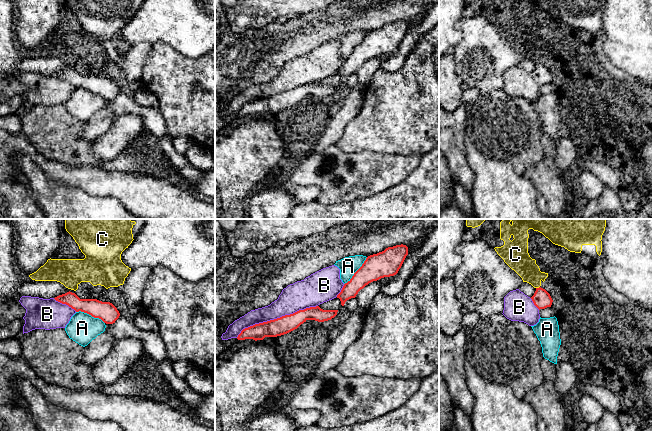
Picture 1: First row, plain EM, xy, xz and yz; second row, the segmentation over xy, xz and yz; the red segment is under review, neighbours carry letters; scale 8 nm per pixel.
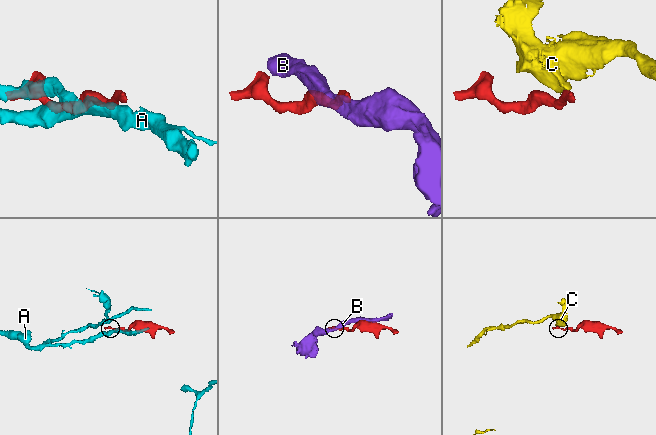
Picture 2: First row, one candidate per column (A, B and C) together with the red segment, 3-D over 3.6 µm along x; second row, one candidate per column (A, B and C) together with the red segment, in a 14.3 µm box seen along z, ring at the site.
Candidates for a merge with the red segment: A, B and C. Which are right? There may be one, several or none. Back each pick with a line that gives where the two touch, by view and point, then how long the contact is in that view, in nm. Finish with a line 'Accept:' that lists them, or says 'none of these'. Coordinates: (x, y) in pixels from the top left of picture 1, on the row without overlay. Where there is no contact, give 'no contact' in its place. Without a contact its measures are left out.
Accept: none of these

